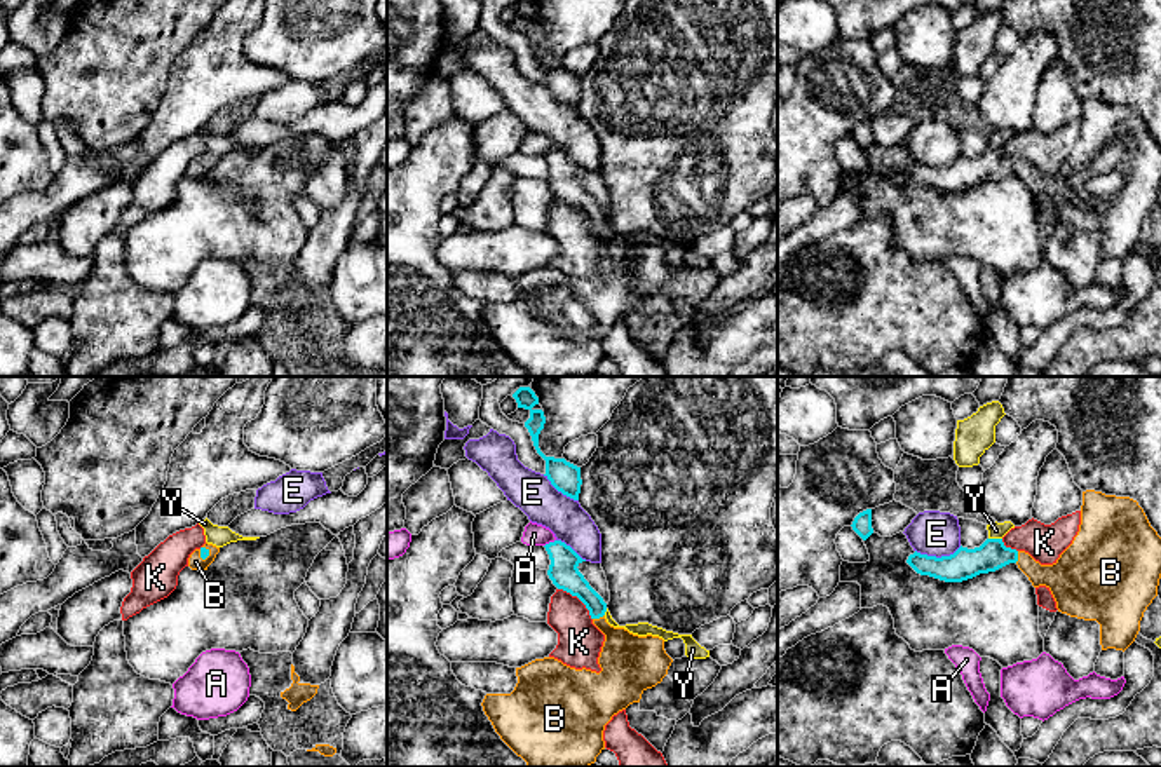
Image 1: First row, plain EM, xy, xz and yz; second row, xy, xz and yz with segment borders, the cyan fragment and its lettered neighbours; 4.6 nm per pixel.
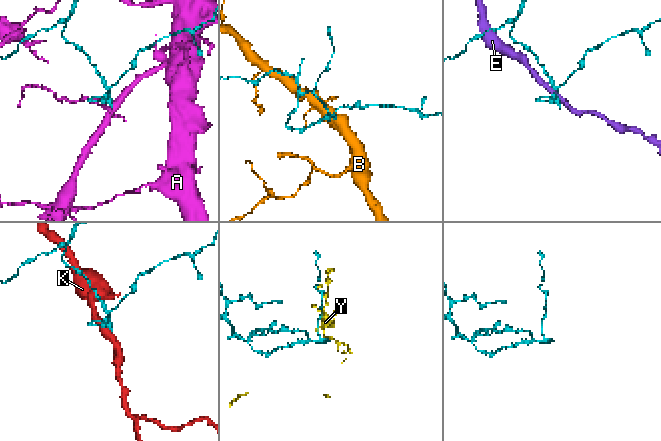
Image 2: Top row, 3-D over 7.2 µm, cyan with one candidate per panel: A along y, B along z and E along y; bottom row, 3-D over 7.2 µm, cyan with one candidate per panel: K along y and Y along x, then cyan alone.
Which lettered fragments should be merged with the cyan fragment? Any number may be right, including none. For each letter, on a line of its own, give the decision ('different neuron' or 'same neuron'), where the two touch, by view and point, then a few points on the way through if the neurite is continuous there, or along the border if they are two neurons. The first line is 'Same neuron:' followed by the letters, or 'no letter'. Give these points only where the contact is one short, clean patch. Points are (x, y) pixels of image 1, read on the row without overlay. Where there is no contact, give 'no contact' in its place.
Same neuron: B
A: different neuron; contact xz (549, 152)
B: same neuron; contact xz (598, 227); way xz (565, 185), (595, 213), (598, 227), (619, 251), (628, 272)
E: different neuron; contact yz (938, 168)
K: different neuron; contact xz (579, 208); border xz (558, 197), (574, 204), (591, 229)
Y: different neuron; contact yz (996, 149); border yz (989, 147), (1001, 149)

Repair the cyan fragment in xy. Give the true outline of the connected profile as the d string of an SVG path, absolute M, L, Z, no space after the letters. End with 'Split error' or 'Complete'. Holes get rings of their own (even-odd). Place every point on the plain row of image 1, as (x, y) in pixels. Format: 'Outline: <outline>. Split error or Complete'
Outline: M206 152L200 159L195 159L190 164L188 176L192 180L204 181L214 171L214 167L216 167L218 162L220 162L220 157Z. Split error

